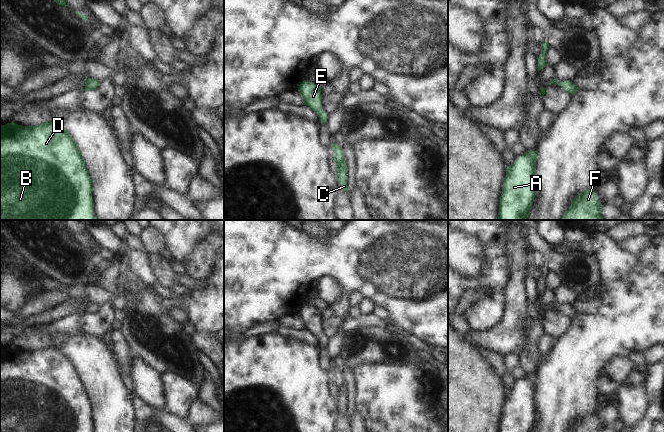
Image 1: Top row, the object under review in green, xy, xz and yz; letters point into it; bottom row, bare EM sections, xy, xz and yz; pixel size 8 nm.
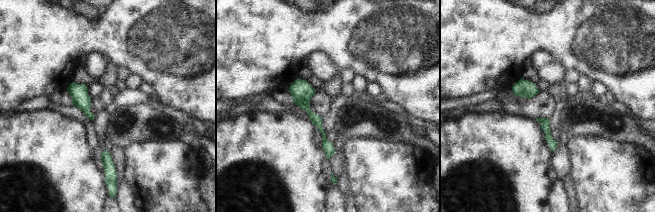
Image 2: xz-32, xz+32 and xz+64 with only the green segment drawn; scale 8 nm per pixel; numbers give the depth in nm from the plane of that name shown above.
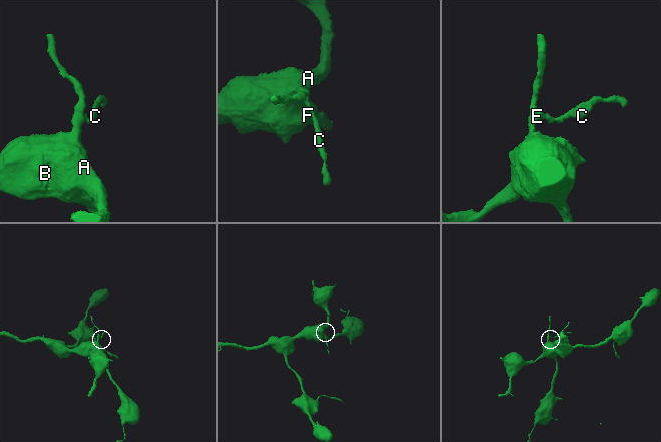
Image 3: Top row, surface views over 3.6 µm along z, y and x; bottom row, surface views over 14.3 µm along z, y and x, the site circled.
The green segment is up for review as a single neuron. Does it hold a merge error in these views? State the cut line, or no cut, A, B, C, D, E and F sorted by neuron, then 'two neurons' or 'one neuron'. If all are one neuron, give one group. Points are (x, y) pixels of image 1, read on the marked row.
no cut | A B C D E F | one neuron

